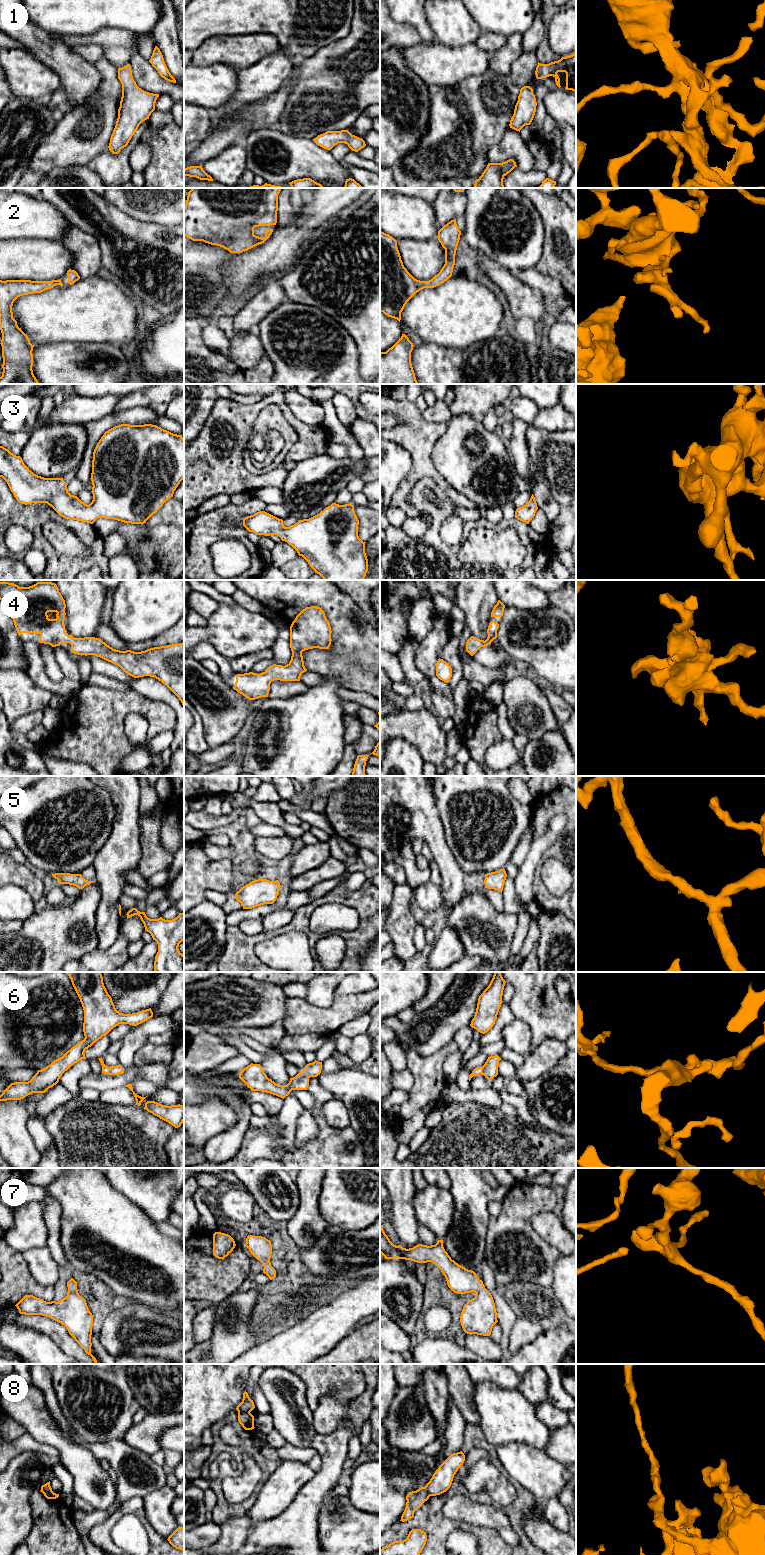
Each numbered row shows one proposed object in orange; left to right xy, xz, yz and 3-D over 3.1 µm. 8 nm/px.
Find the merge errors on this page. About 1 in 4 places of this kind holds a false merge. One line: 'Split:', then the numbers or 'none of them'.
Split: 8

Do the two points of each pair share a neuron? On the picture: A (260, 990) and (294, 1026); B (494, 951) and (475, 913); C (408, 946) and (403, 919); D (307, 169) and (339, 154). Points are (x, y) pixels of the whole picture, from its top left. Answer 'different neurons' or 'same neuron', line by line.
A: different neurons
B: same neuron
C: same neuron
D: different neurons

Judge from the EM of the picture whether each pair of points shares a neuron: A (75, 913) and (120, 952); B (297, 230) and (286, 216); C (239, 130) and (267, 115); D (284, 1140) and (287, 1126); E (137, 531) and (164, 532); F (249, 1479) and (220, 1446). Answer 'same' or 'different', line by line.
A: different
B: different
C: same
D: same
E: same
F: different

